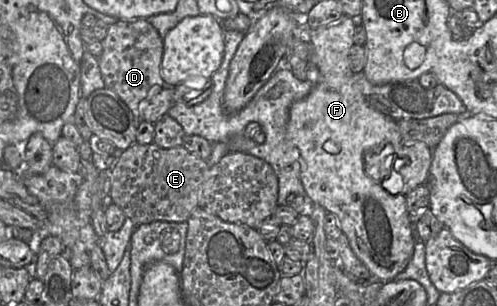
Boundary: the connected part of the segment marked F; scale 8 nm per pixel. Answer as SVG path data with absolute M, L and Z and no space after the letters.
M343 16L329 26L311 30L312 63L319 71L319 80L305 98L291 105L287 136L300 151L300 178L311 202L336 216L338 225L348 238L354 254L375 280L387 282L394 280L395 276L406 268L412 257L415 245L412 223L406 208L405 195L390 194L380 182L372 179L365 171L364 154L388 143L400 145L404 142L397 122L374 109L355 86L348 55L354 45L356 21L357 19Z

